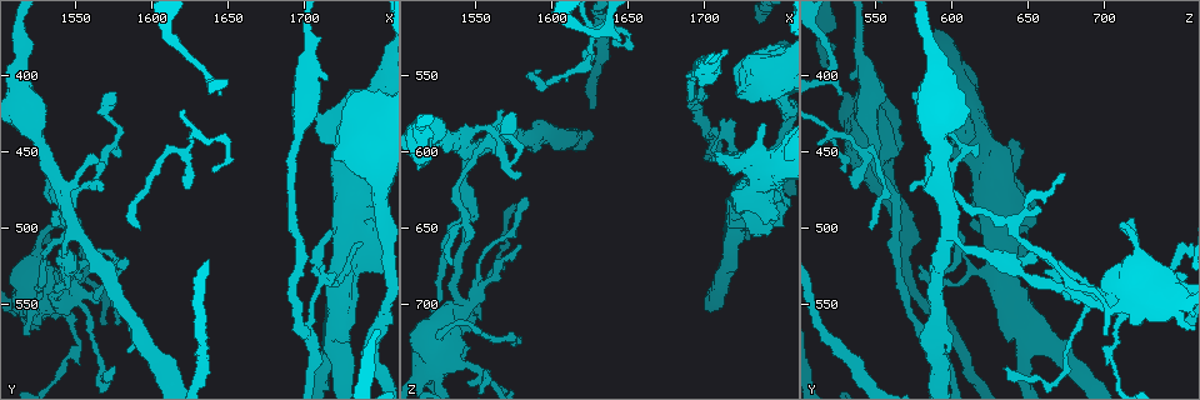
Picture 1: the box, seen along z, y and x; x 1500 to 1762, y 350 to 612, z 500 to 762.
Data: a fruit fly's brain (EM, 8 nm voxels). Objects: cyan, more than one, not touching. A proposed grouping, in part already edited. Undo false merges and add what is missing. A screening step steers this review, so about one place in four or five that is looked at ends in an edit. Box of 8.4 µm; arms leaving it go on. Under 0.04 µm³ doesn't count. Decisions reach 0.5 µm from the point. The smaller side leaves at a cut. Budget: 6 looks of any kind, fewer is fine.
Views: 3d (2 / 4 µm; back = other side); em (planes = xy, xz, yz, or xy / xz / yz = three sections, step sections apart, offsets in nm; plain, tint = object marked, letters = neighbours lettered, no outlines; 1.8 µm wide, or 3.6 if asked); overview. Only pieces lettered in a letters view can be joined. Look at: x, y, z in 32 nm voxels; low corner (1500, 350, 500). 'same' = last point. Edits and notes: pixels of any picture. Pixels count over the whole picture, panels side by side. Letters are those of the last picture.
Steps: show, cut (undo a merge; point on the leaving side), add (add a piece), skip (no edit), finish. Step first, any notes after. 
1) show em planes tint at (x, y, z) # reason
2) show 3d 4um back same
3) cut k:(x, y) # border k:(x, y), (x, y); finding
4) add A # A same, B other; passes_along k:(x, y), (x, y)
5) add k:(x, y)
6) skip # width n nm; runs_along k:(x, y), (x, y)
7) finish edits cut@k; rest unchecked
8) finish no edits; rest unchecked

show em planes tint at (1544, 478, 594) # three-way junction

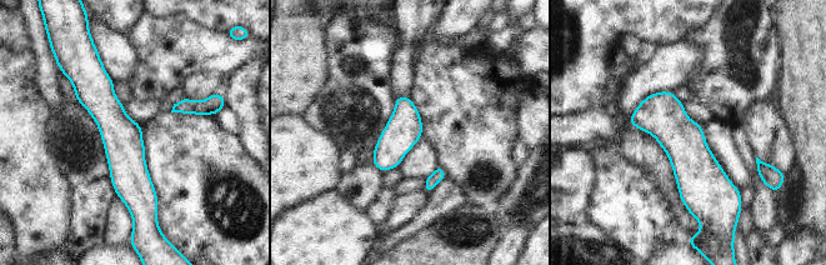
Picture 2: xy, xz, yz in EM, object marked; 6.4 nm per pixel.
show em planes letters same # what lies round it

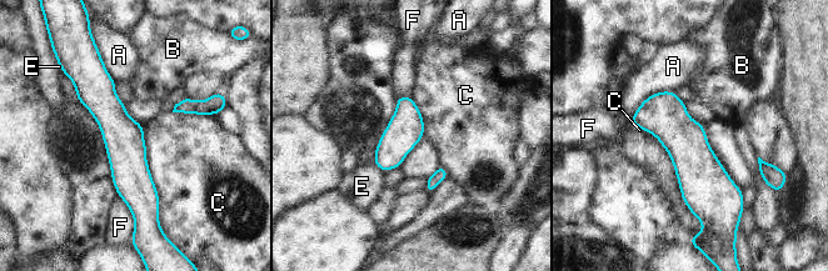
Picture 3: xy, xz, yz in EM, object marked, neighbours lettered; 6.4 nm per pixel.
skip # width 240 nm; A other, B other, C other, E other, F other; runs_along 3:(100, 68), (138, 210); continuous, no second neuron

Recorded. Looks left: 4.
show em xy step 16 letters at (1584, 520, 628) # branch stops here

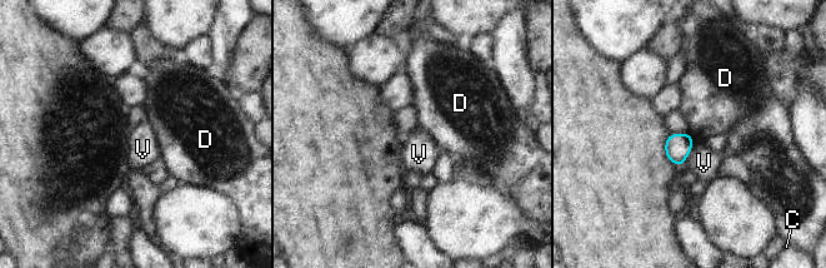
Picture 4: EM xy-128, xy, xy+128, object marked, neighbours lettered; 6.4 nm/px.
show em planes letters same # cut it another way

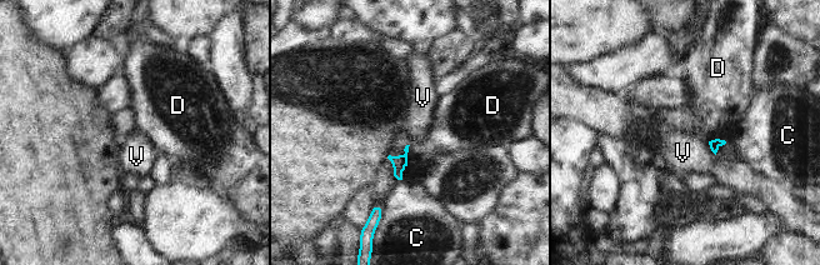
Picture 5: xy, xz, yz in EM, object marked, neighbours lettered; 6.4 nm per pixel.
skip # C other, D other, V other; border 5:(708, 143), (715, 155); no lettered piece goes on from it

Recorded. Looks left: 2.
show em xz step 8 tint at (1700, 566, 588) # narrows sharply

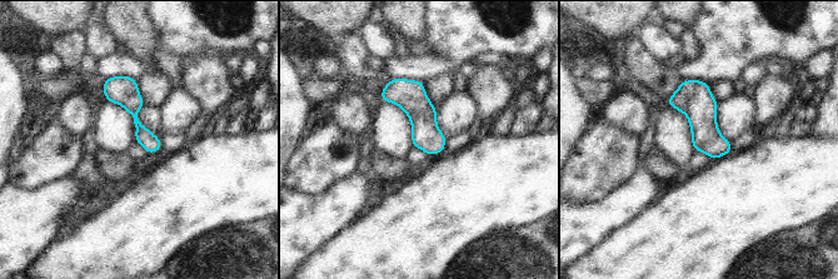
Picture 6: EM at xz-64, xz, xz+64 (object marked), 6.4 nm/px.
show em planes letters same # another direction

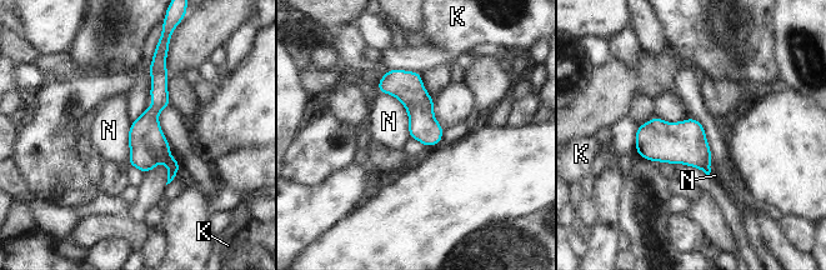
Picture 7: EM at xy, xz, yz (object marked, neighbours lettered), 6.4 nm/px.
skip # width 190 nm; K other, N other; continuous, no second neuron

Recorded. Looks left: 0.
finish no edits; rest unchecked

